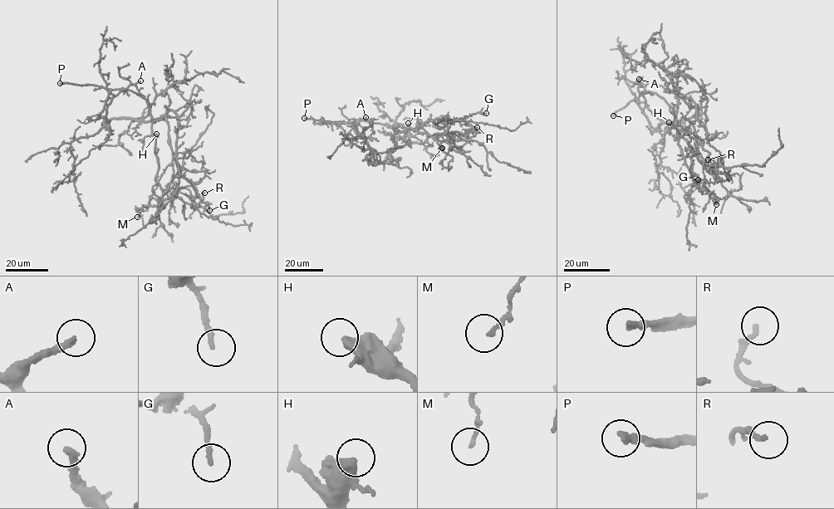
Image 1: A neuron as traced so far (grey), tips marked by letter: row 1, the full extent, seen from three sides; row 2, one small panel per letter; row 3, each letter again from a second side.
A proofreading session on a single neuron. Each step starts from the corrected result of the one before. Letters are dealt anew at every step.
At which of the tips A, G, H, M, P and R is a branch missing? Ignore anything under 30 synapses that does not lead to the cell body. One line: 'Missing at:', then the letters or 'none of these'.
Missing at: A, P

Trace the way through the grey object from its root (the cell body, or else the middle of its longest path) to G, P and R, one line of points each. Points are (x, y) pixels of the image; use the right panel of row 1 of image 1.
G: (694, 102), (674, 91), (677, 95), (678, 144), (681, 154), (690, 158), (692, 173), (698, 179)
P: (694, 102), (690, 99), (689, 106), (698, 107), (698, 110), (685, 120), (664, 122), (636, 99), (613, 115)
R: (694, 102), (696, 119), (694, 134), (709, 154), (710, 164), (715, 166), (714, 161), (708, 159)

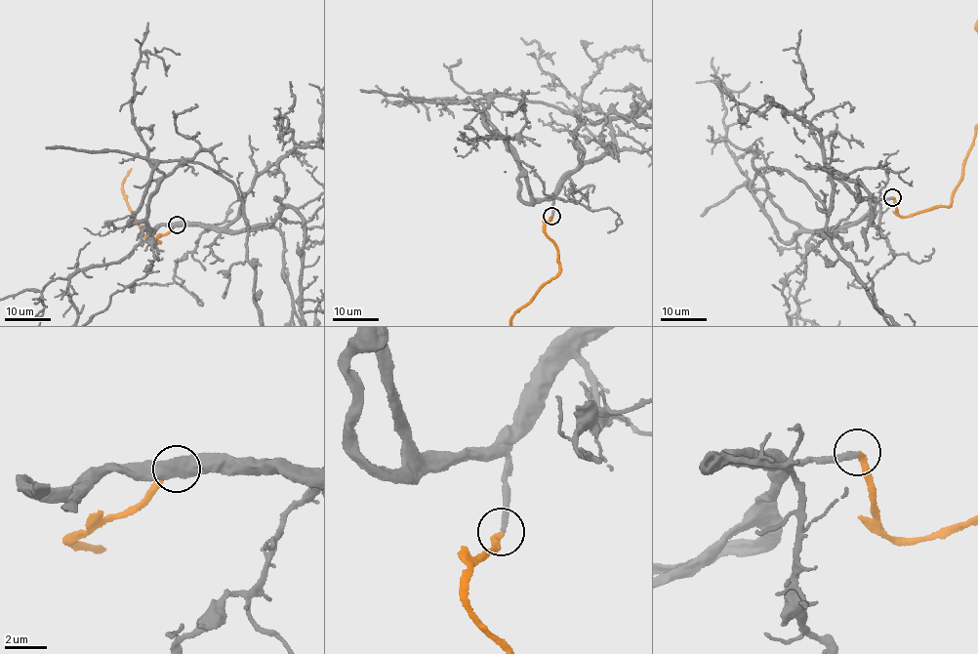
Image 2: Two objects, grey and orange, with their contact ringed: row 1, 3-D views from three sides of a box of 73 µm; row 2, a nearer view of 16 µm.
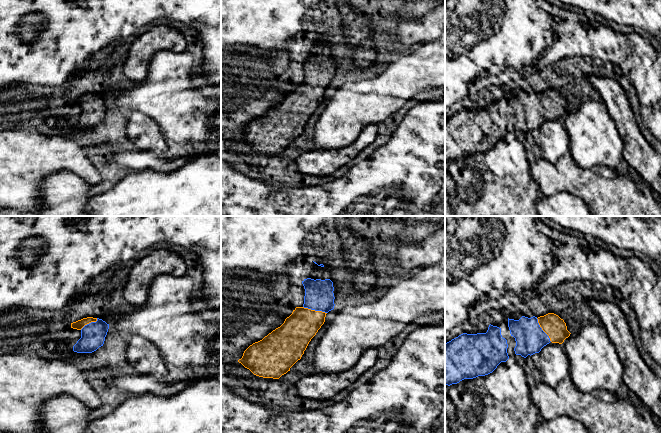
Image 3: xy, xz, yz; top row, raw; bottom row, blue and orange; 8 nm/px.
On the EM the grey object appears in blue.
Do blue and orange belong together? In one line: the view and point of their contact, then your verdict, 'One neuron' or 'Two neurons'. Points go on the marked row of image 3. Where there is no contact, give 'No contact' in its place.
Touches blue at xz (315, 310). One neuron

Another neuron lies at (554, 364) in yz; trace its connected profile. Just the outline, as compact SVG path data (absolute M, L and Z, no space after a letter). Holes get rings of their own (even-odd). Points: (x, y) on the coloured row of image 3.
M550 342L539 352L542 380L550 387L570 375L570 362L563 344Z

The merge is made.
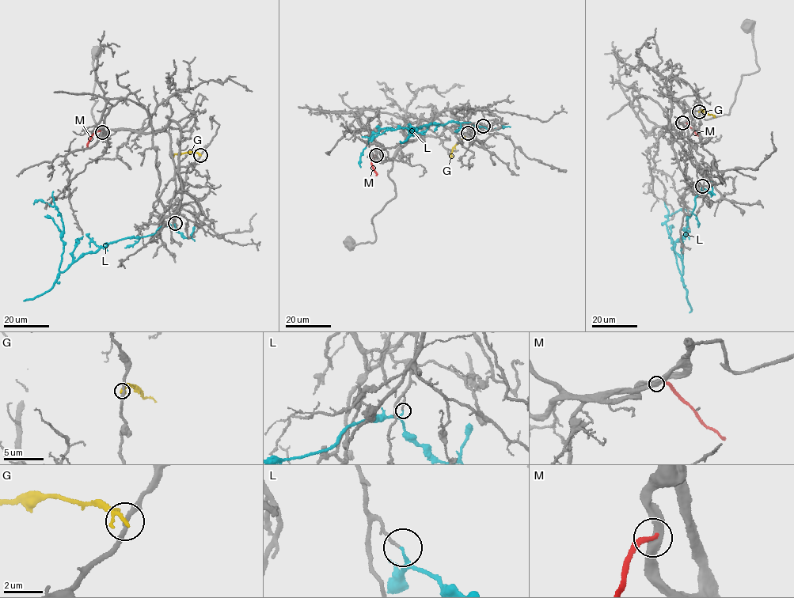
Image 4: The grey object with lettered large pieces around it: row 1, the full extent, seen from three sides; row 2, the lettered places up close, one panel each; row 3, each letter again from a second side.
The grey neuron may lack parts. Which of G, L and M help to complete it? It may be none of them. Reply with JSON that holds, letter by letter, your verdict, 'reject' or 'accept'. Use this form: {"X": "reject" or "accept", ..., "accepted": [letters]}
{"G": "reject", "L": "reject", "M": "reject", "accepted": []}

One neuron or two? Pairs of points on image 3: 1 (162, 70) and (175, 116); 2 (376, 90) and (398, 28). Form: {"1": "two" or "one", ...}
{"1": "one", "2": "two"}

